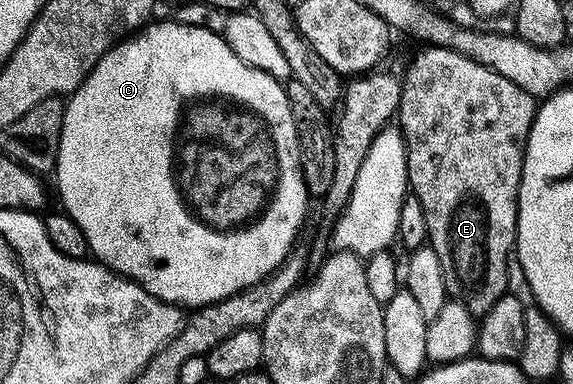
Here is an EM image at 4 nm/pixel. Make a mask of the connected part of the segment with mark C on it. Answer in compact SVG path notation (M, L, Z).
M178 20L150 26L112 46L74 94L66 99L59 158L55 161L53 178L59 181L62 209L75 221L77 228L85 232L94 261L103 263L124 278L130 278L162 302L173 302L180 308L198 308L225 300L257 284L262 278L268 278L283 263L292 246L296 245L298 238L295 237L303 226L309 201L301 172L299 133L293 112L289 112L286 85L280 79L269 76L269 72L261 72L245 64L245 60L241 60L241 56L229 48L222 33Z

